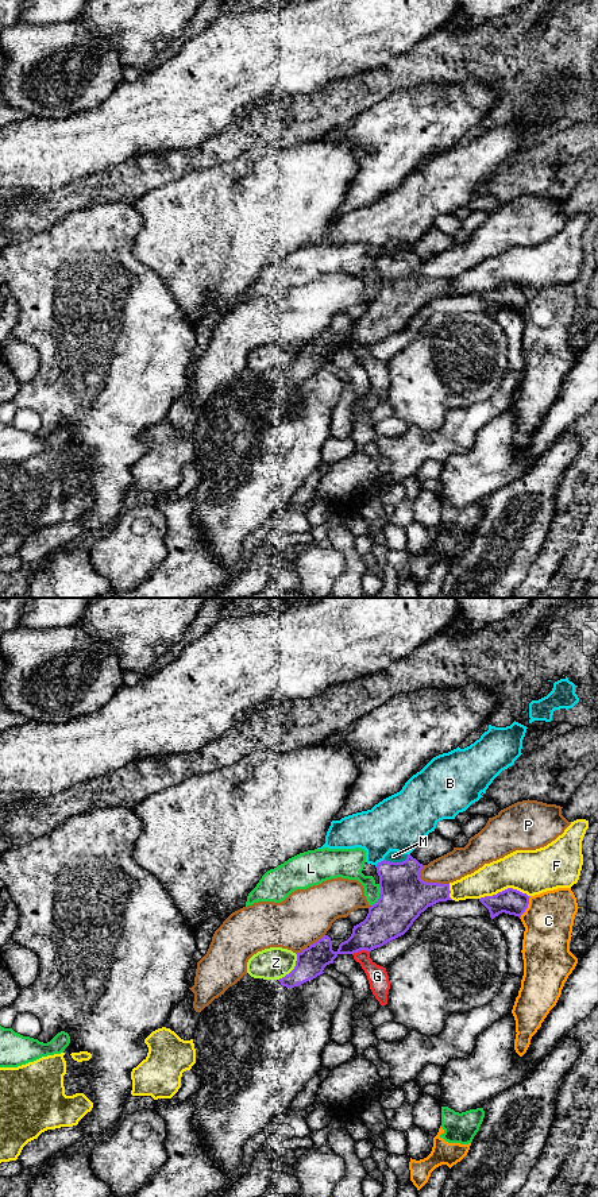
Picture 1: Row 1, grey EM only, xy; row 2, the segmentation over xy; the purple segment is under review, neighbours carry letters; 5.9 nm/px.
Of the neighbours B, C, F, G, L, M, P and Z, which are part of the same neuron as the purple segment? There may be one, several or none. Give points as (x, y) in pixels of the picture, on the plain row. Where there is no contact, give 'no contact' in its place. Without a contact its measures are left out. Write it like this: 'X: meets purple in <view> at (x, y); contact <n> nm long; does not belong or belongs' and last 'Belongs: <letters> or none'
B: meets purple in xy at (378, 258); contact 80 nm long; does not belong
C: meets purple in xy at (527, 302); contact 150 nm long; does not belong
F: meets purple in xy at (505, 285); contact 300 nm long; does not belong
G: meets purple in xy at (361, 344); contact 110 nm long; does not belong
L: meets purple in xy at (379, 290); contact 140 nm long; does not belong
M: meets purple in xy at (397, 258); contact 150 nm long; belongs
P: meets purple in xy at (432, 278); contact 200 nm long; does not belong
Z: meets purple in xy at (293, 365); contact 200 nm long; does not belong
Belongs: M

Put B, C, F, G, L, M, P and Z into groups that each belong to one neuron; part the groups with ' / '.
B / C / F / G / L / M / P / Z

